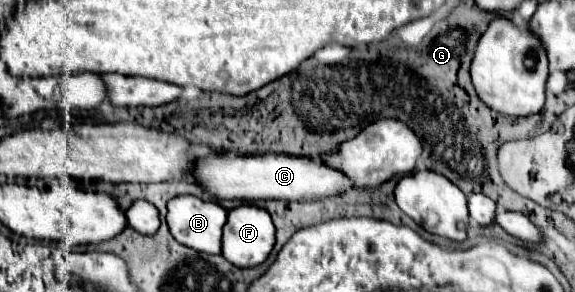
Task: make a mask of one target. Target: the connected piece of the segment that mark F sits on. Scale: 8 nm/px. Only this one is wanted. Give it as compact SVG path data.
M241 205L229 211L227 223L223 227L223 249L221 249L221 255L229 263L237 267L261 265L269 257L273 245L275 245L275 227L271 215L265 209L255 205Z

